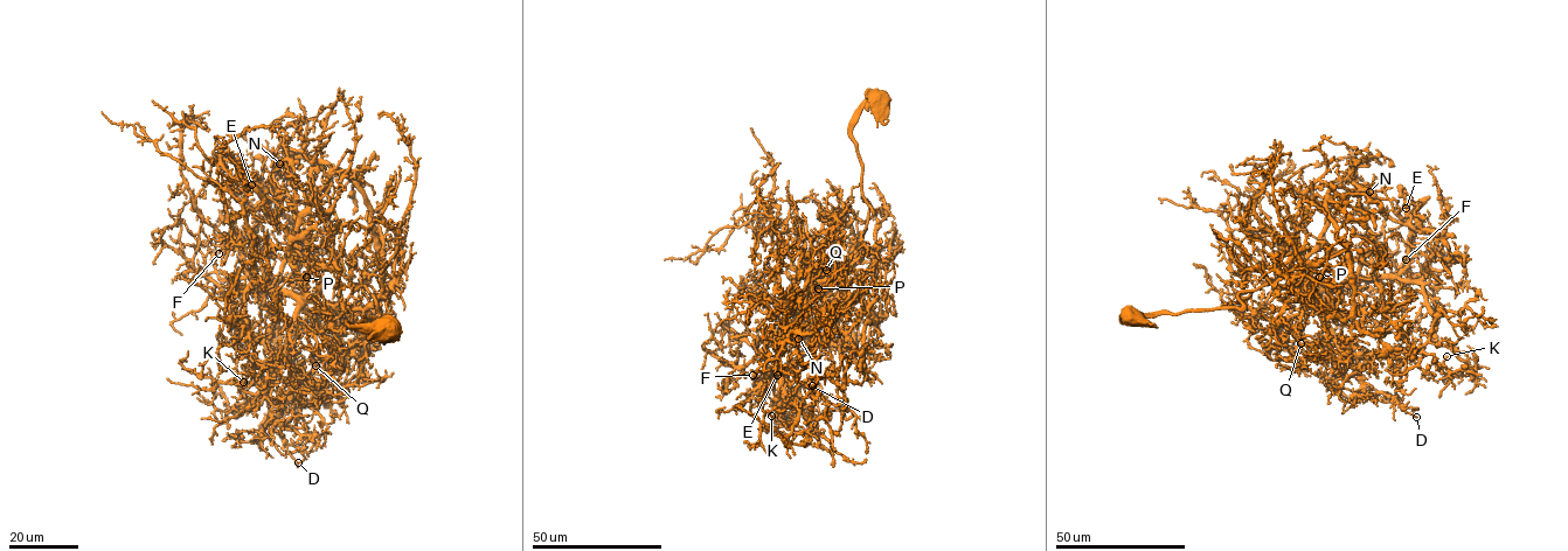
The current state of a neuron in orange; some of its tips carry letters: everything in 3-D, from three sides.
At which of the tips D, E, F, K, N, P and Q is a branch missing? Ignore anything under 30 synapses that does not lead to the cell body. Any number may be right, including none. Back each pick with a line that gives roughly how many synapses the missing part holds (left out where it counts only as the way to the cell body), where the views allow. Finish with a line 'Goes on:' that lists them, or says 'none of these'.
Goes on: none of these

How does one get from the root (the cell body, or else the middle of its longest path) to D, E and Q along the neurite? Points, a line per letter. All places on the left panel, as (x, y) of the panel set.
D: (386, 329), (349, 326), (377, 316), (365, 286), (334, 305), (302, 307), (276, 423), (305, 457), (298, 462)
E: (386, 329), (349, 326), (377, 316), (365, 286), (318, 304), (245, 272), (241, 189), (252, 174), (251, 185)
Q: (386, 329), (349, 326), (377, 316), (365, 286), (334, 305), (305, 302), (296, 322), (316, 365)

